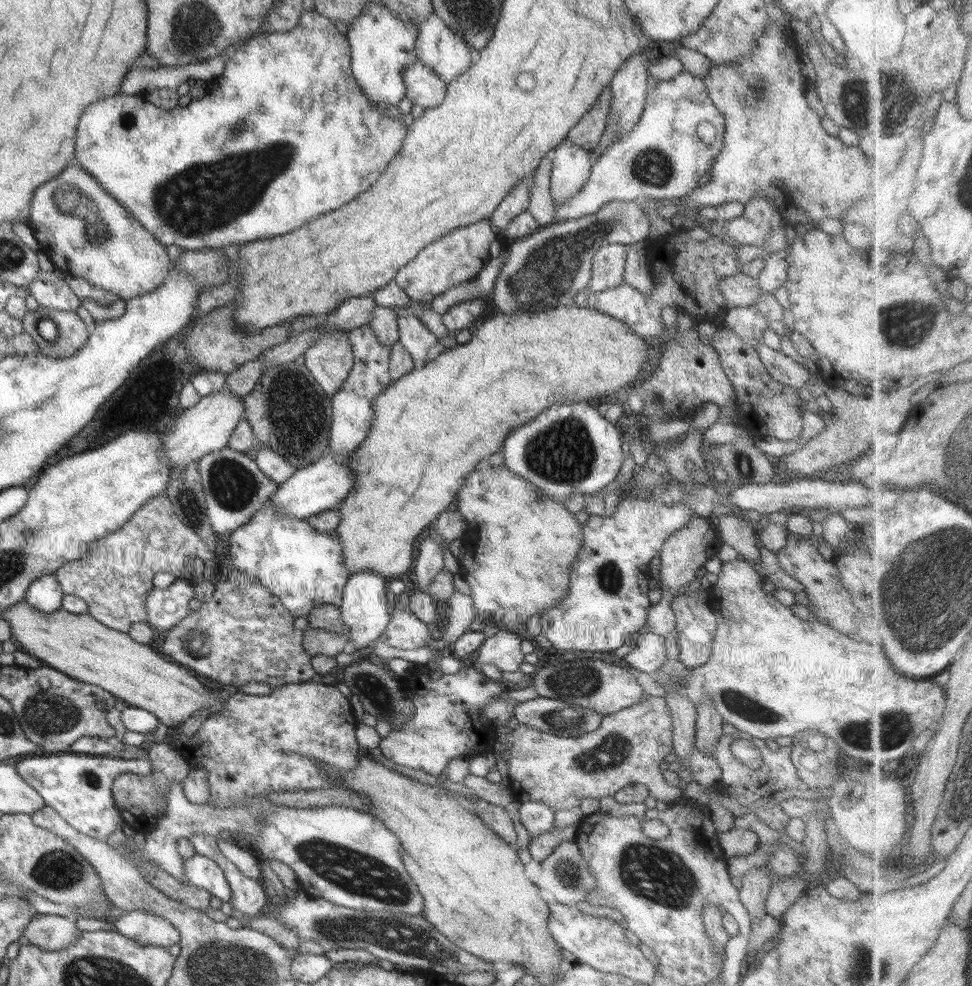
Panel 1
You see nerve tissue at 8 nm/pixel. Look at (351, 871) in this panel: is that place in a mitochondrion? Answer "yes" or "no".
yes

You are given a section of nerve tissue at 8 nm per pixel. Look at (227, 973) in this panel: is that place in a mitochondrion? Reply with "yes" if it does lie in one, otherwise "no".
yes

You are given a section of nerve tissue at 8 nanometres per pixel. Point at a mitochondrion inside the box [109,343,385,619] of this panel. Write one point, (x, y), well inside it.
(293, 414)

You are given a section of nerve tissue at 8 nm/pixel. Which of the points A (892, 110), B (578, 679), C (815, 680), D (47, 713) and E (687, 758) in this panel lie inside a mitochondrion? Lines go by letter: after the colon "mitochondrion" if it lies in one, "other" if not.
A: mitochondrion
B: mitochondrion
C: other
D: mitochondrion
E: other

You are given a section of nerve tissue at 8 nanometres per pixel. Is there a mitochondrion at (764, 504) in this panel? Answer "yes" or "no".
no

